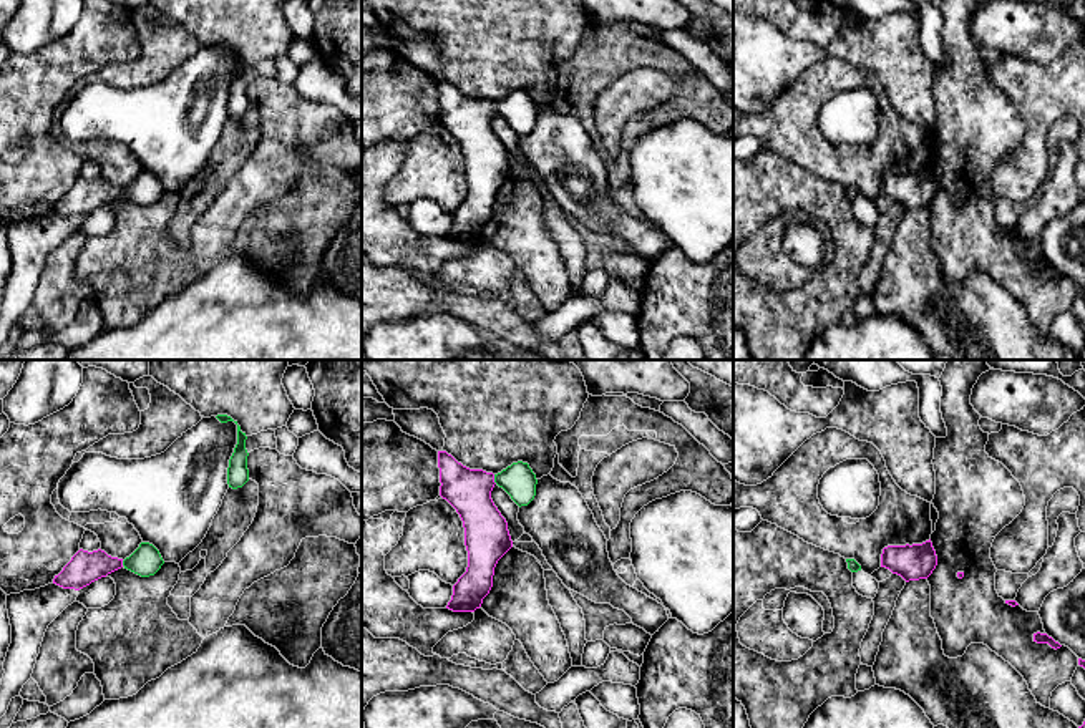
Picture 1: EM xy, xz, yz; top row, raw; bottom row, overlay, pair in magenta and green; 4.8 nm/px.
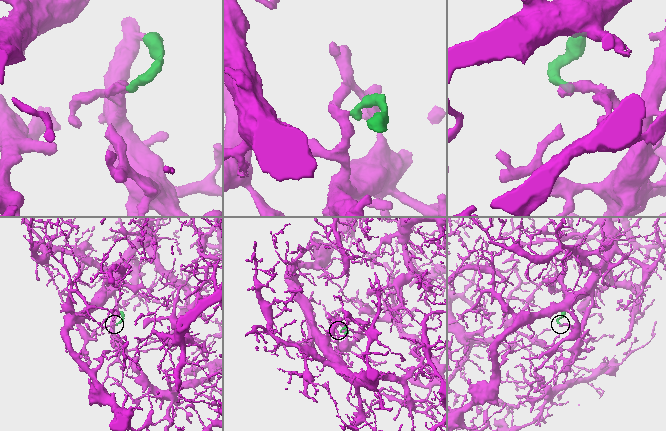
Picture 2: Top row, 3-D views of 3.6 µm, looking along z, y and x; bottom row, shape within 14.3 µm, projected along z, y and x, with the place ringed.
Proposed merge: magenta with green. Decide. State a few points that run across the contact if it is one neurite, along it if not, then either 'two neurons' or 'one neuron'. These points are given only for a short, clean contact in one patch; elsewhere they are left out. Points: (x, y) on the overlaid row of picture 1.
xz (468, 491), (480, 483), (493, 480), (518, 480) | one neuron

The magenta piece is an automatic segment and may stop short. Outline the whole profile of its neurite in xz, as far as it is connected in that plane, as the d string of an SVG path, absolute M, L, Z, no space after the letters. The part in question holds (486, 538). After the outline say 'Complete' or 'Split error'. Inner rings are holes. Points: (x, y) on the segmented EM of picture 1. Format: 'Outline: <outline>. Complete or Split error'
Outline: M438 451L440 496L460 514L468 551L466 572L453 585L446 609L474 612L493 587L498 561L513 547L508 522L494 506L491 491L498 484L521 507L536 496L536 474L518 461L498 474L470 469L446 451Z. Split error

